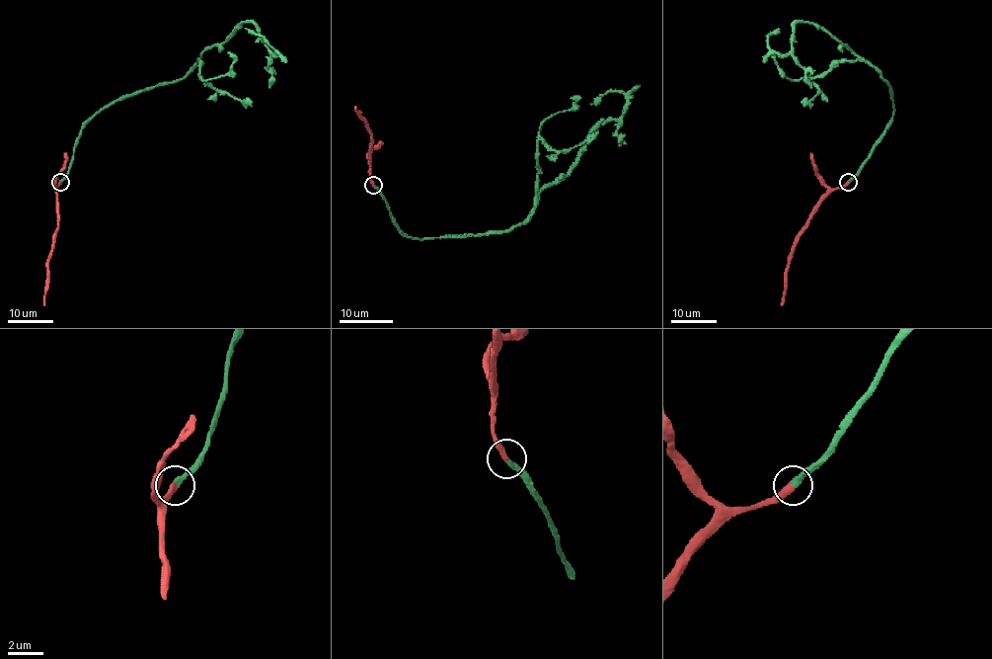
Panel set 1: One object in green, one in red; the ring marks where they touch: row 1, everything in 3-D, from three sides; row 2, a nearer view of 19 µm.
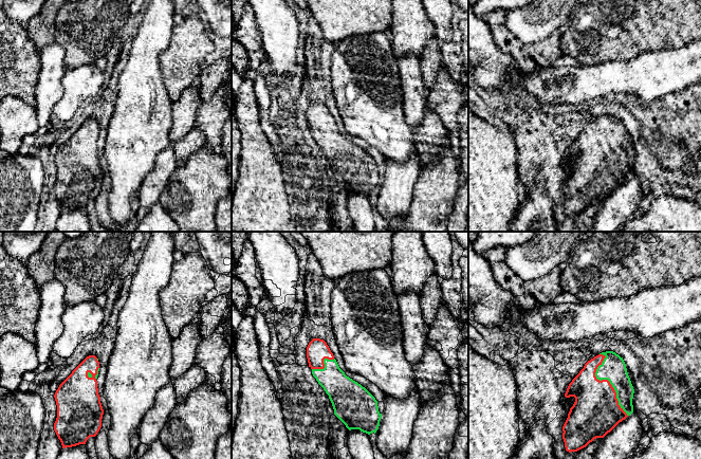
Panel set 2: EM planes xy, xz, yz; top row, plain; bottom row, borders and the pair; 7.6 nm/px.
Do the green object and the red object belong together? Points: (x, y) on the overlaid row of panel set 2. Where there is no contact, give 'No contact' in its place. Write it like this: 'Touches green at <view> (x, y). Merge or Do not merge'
Touches green at yz (607, 379). Merge

